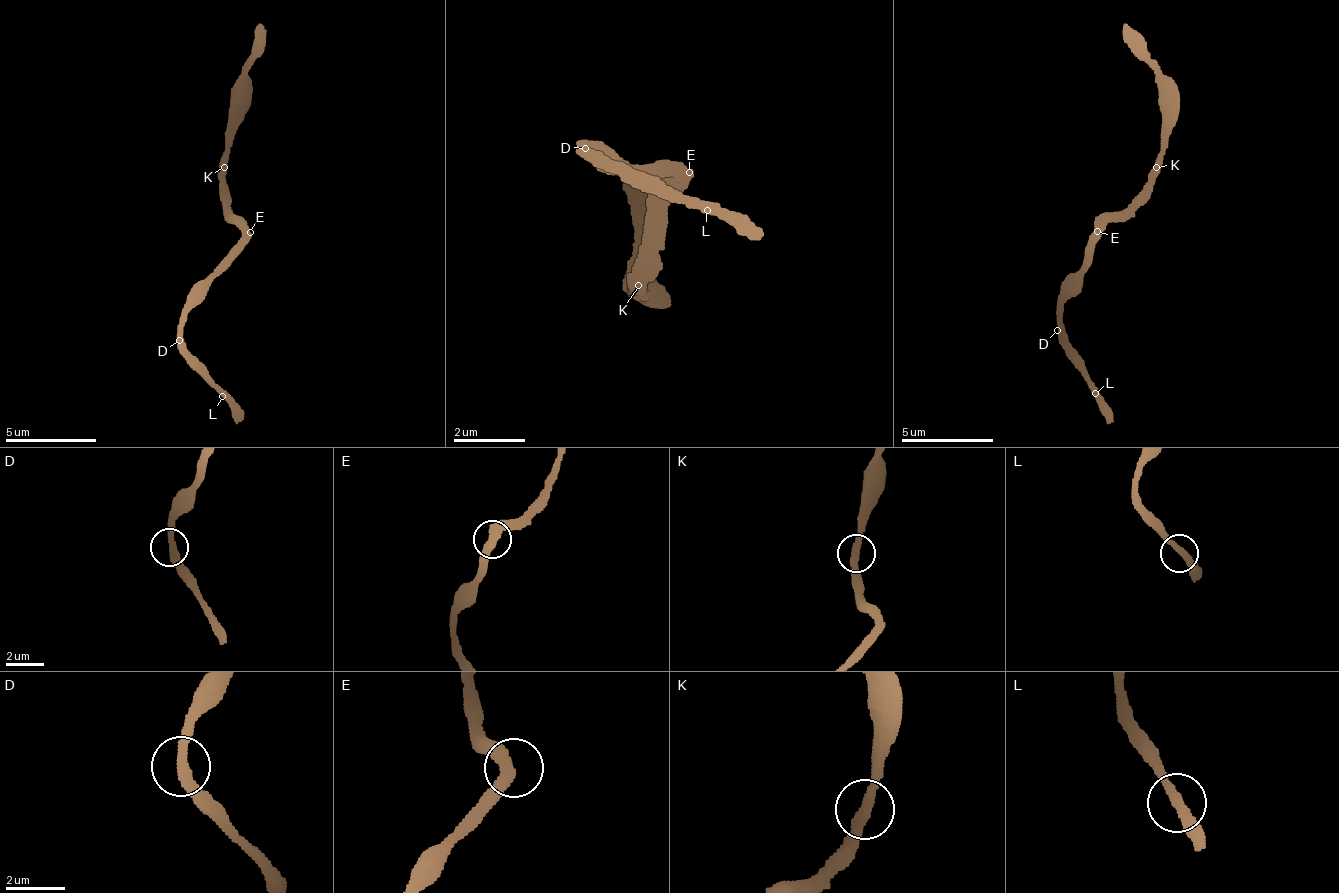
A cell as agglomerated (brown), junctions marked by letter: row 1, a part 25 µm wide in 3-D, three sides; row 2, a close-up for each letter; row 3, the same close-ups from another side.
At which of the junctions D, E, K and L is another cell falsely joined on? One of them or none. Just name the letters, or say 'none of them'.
none of them

